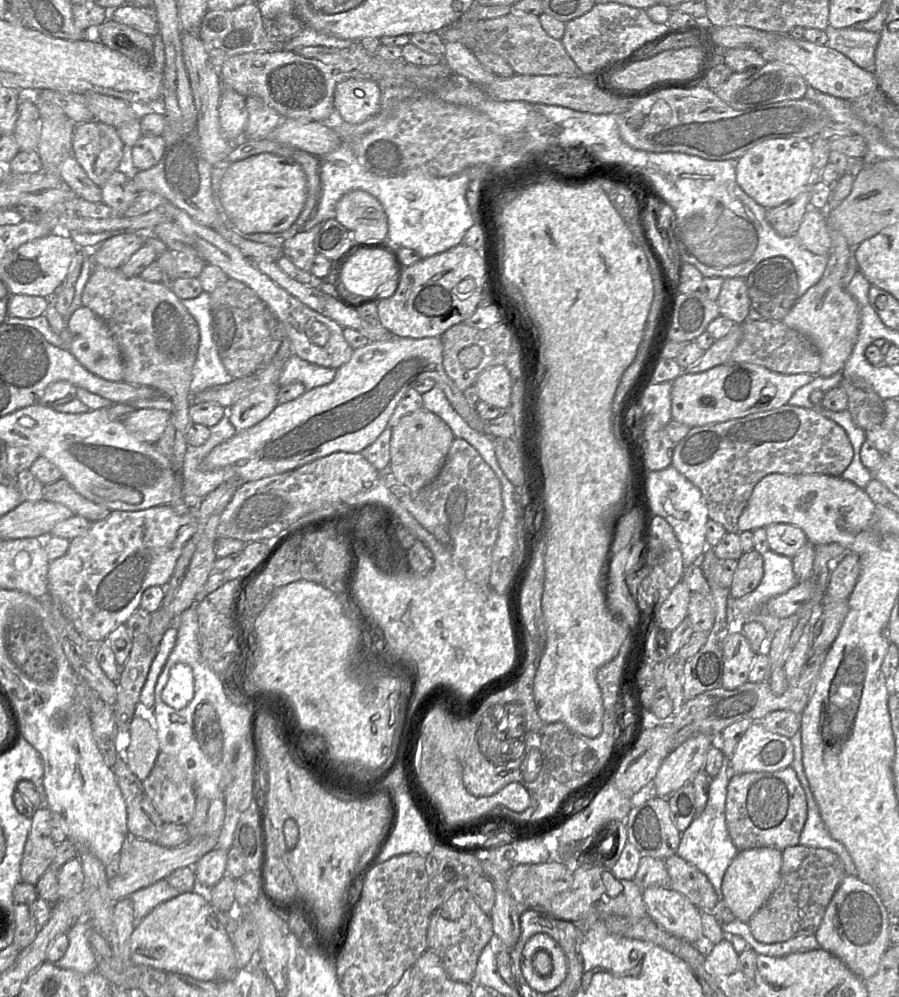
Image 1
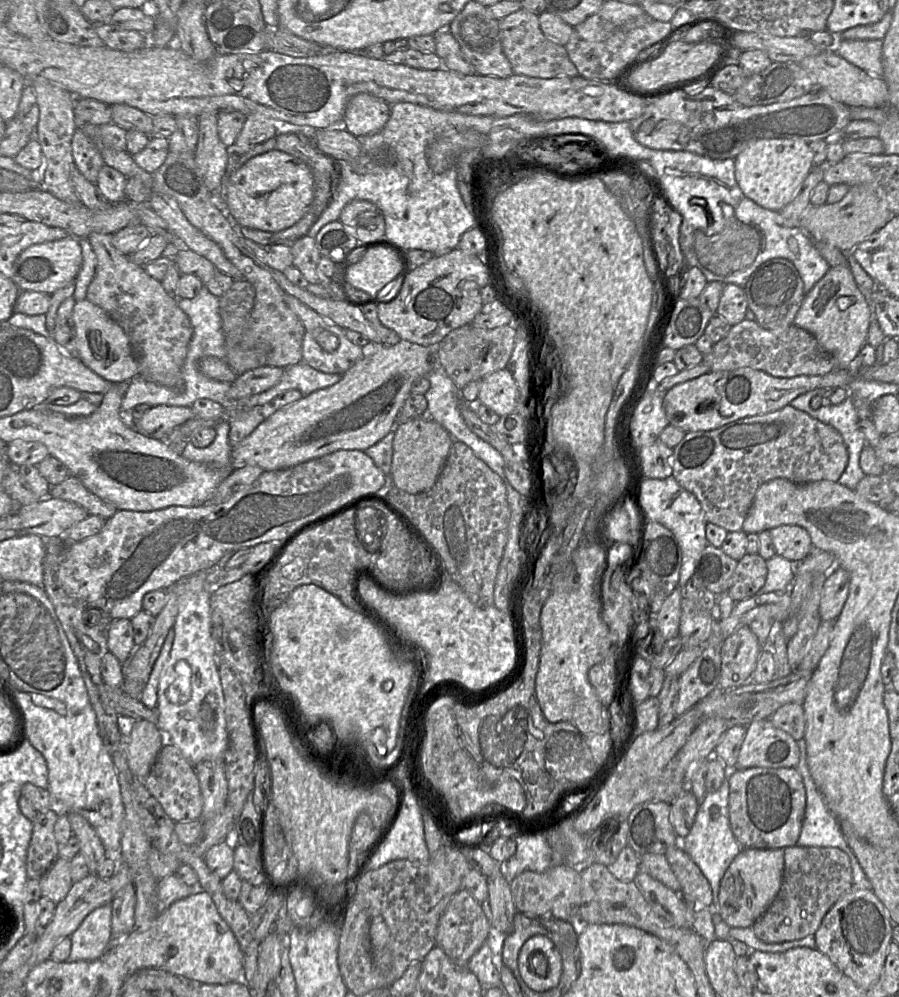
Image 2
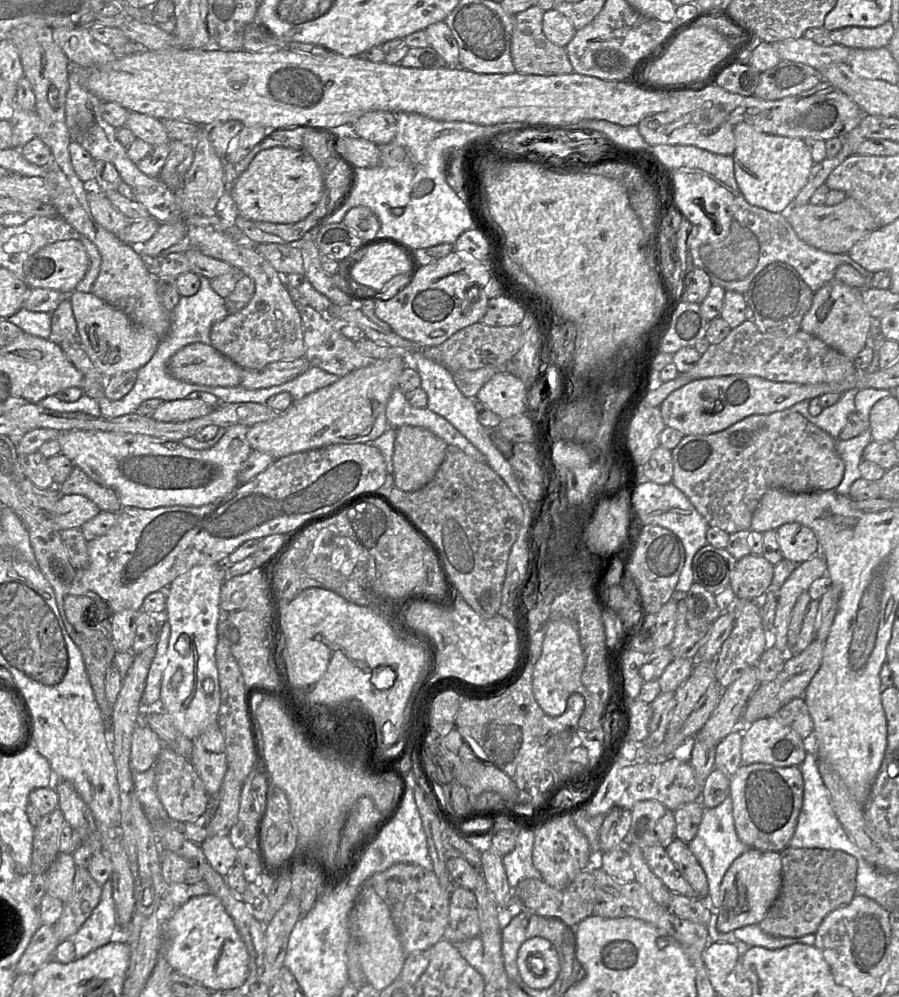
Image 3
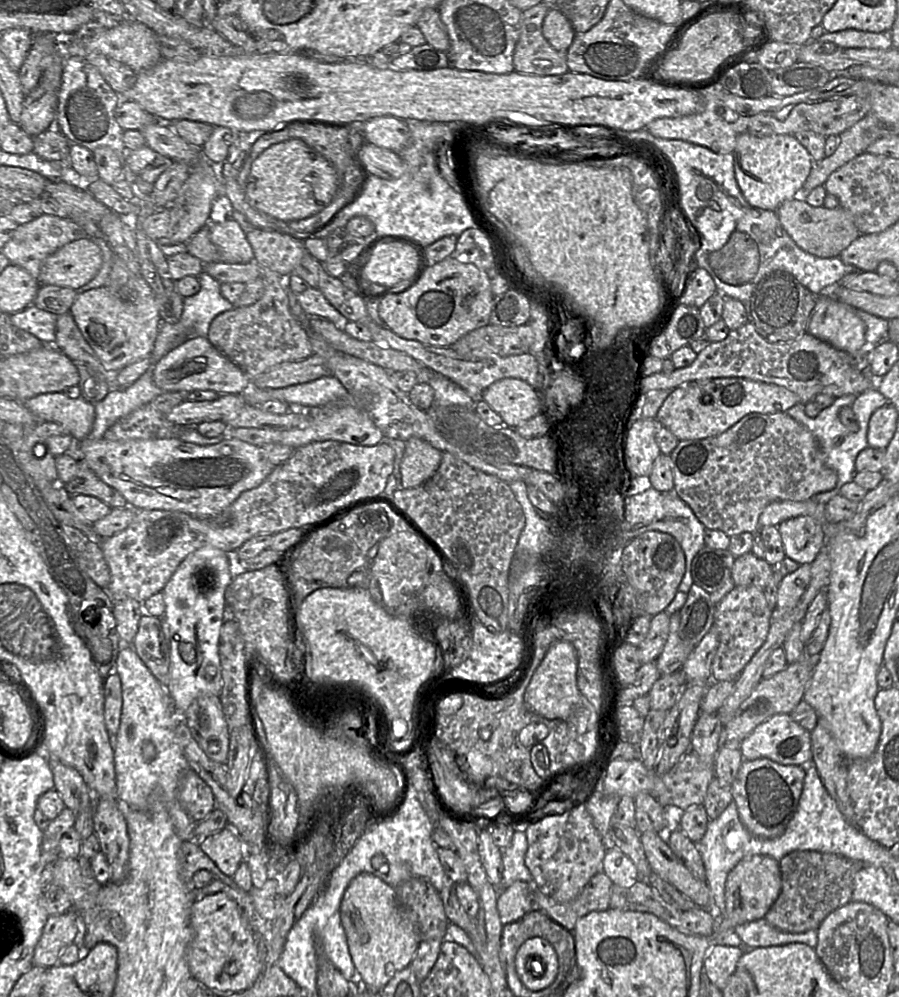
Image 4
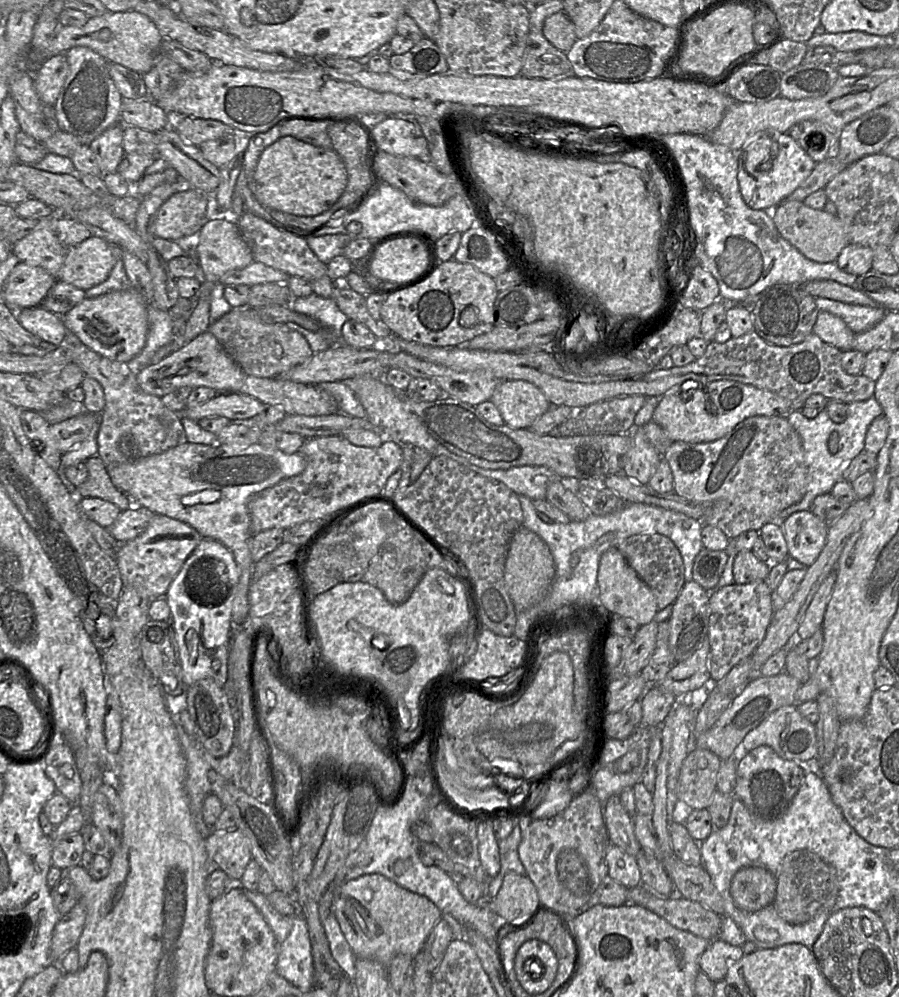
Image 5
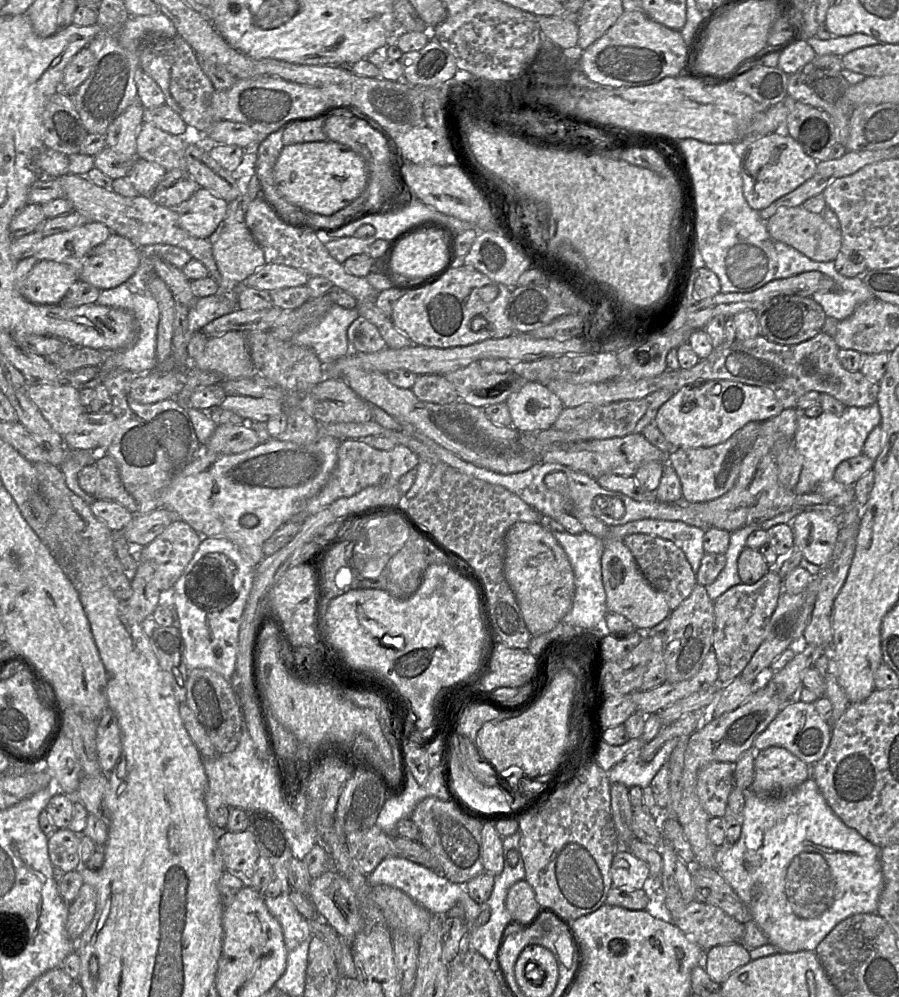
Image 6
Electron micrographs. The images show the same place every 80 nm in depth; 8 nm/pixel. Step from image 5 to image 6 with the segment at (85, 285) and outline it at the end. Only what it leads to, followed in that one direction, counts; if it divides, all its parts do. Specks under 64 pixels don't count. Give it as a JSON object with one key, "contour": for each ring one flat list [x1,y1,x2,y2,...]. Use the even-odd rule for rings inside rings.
{"contour":[[113,233,87,257,79,278,100,290,114,288,130,279,141,262,140,248,130,239]]}

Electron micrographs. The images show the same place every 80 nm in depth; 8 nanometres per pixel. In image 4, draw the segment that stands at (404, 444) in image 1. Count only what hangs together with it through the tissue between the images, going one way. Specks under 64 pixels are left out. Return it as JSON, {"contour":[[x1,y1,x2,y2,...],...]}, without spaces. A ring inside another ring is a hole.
{"contour":[[408,439,400,463,402,488,414,488,430,479,440,465,442,454,422,439]]}

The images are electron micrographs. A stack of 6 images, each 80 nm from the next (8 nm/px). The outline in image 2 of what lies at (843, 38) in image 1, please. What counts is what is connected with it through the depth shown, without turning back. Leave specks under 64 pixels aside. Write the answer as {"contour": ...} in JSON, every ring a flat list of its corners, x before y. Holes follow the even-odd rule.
{"contour":[[837,36,834,51,866,73,882,77,882,47,882,40,845,40]]}

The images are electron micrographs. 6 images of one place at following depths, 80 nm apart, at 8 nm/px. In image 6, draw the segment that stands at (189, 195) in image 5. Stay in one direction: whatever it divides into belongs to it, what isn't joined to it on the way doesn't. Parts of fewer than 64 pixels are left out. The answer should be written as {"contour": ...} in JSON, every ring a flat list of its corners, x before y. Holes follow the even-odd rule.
{"contour":[[200,188,177,214,179,225,196,238,209,238,223,224,229,203,212,191]]}

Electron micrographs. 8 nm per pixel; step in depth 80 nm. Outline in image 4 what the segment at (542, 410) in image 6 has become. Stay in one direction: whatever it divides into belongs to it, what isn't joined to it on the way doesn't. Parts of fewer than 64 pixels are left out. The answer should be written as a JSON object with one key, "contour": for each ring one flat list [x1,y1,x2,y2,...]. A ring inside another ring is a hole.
{"contour":[[504,378,494,382,482,392,484,400,503,420,505,426,516,428,540,413,541,395,528,383,517,378]]}

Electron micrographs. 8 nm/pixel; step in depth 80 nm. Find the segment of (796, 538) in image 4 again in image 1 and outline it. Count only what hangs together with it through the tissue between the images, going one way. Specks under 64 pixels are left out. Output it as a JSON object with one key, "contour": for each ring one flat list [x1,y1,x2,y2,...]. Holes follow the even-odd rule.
{"contour":[[774,523,765,529,770,550,779,555,793,558,809,543,804,531,791,524]]}

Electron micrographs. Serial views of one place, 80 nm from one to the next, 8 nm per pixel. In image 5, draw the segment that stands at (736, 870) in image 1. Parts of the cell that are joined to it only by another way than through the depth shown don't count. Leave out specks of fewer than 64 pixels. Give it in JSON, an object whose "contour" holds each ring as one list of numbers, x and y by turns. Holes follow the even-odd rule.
{"contour":[[744,867,732,878,730,893,739,909,760,911,774,902,777,877,762,867]]}

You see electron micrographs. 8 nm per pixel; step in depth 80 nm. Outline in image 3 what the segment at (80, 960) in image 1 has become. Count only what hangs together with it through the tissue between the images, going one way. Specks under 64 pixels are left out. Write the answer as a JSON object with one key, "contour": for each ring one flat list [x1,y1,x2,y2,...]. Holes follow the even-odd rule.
{"contour":[[110,878,102,886,99,903,71,940,75,948,75,959,114,940,122,940,123,933,116,921,113,891]]}

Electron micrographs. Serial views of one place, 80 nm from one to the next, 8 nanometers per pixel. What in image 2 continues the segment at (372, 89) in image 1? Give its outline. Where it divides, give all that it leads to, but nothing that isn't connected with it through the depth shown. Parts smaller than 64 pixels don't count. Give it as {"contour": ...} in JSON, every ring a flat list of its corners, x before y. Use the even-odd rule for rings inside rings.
{"contour":[[359,93,347,103,343,127,355,137,371,135,382,130,391,115,391,105,368,93]]}

